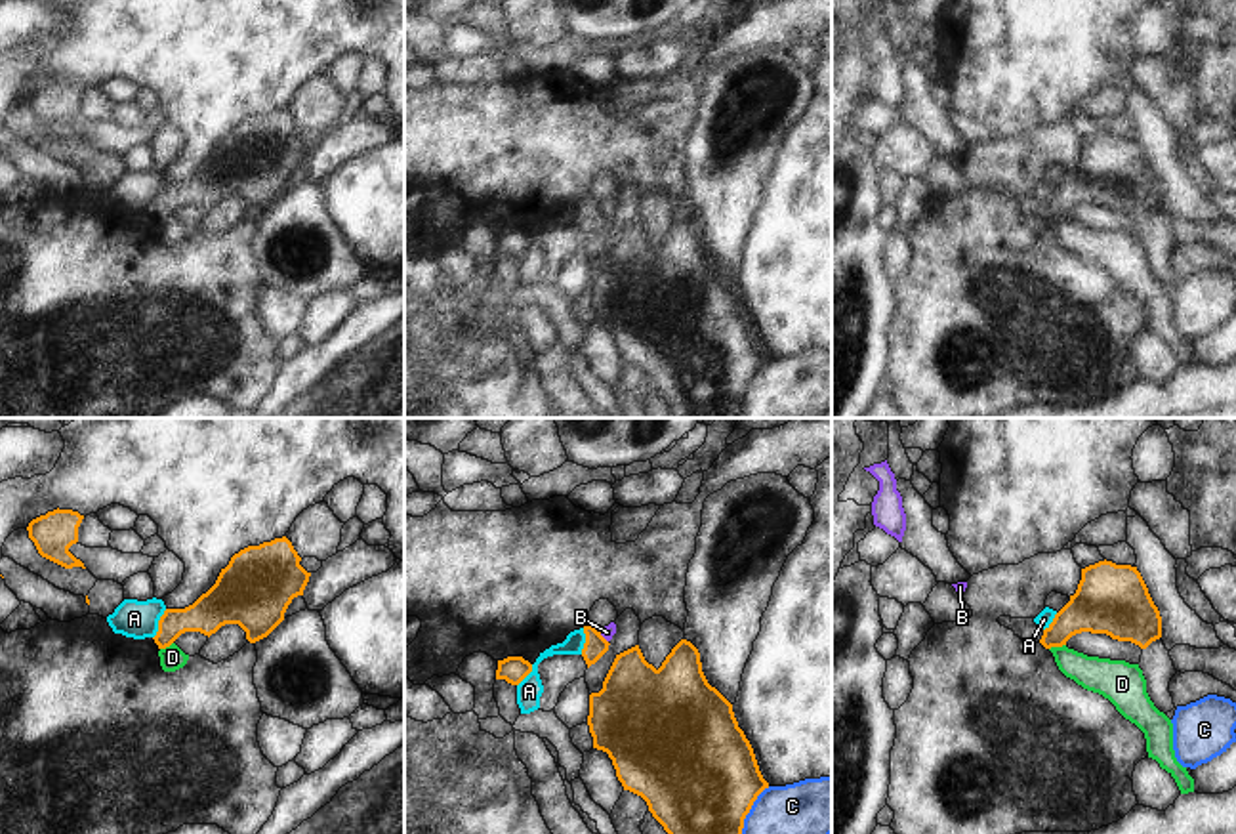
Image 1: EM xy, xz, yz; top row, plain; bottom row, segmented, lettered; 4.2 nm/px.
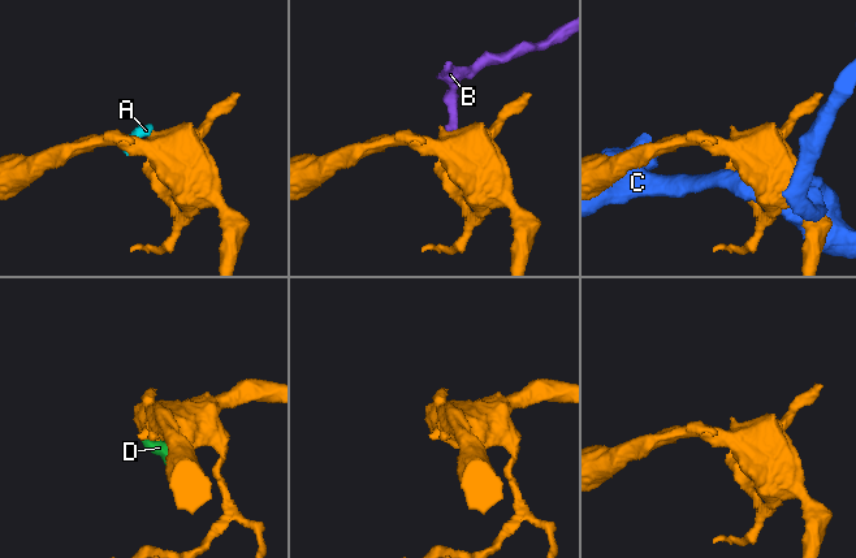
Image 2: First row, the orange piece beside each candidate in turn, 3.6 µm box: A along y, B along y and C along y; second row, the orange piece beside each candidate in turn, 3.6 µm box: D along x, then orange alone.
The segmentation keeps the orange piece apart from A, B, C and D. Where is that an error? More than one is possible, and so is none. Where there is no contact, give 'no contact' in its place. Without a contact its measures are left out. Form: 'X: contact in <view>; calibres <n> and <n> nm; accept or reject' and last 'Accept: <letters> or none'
A: contact in xy; calibres 160 and 160 nm; reject
B: contact in xz; calibres 100 and 60 nm; reject
C: contact in xz; calibres 500 and 360 nm; reject
D: contact in yz; calibres 240 and 150 nm; reject
Accept: none

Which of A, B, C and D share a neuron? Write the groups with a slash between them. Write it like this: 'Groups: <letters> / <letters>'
Groups: A B D / C.

